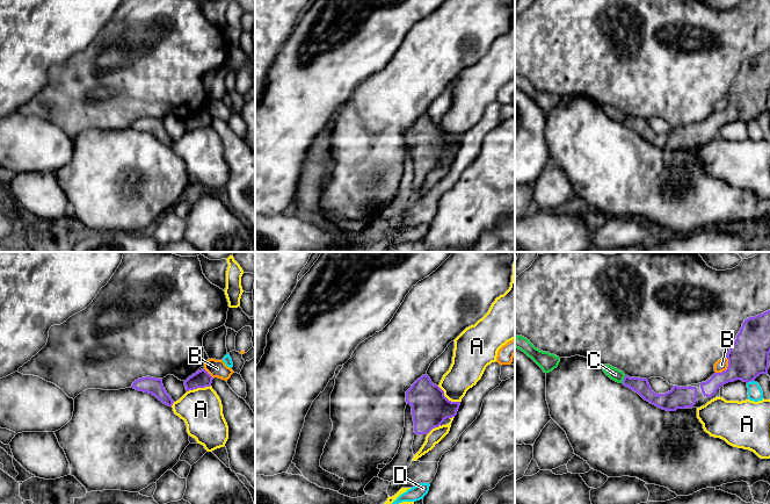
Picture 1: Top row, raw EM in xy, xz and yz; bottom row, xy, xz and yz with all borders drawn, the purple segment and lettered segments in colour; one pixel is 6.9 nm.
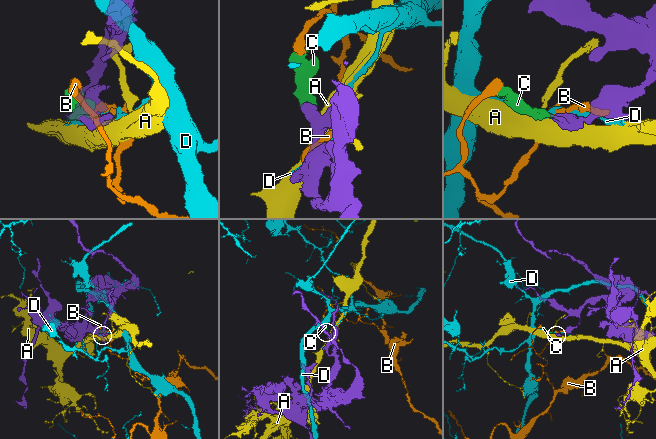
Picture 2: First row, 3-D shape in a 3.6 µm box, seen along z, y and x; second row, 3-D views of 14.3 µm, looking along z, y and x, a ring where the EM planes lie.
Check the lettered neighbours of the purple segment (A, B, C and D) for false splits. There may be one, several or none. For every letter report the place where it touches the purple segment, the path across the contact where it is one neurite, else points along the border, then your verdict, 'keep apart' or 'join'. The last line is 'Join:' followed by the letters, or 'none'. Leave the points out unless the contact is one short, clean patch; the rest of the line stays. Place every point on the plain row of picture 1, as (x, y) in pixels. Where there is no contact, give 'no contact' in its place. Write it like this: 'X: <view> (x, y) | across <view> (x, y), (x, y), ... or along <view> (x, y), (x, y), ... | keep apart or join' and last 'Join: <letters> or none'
A: xz (447, 138) | keep apart
B: yz (727, 108) | keep apart
C: yz (624, 119) | across yz (640, 126), (624, 119), (615, 114) | join
D: yz (750, 121) | keep apart
Join: C

